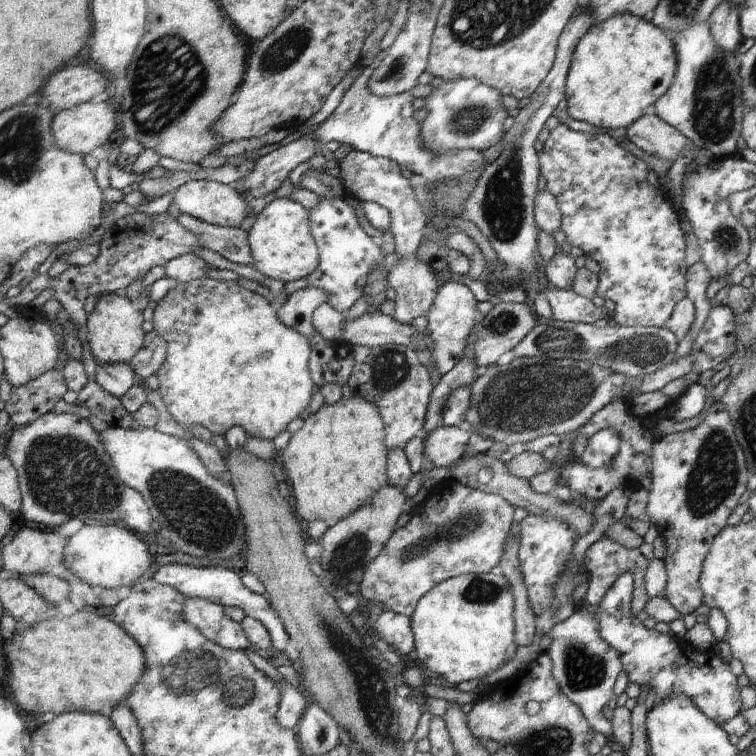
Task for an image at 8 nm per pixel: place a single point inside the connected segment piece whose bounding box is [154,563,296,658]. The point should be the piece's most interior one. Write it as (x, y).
(219, 584)

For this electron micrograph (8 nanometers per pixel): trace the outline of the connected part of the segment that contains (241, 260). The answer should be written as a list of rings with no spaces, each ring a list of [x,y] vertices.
[[[181,213],[178,219],[182,226],[200,238],[206,248],[220,253],[232,262],[255,268],[249,231],[216,226],[186,213]]]

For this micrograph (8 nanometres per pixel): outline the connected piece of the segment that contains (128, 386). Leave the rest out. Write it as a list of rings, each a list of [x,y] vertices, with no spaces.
[[[102,364],[98,369],[98,382],[104,390],[122,398],[136,386],[136,371],[130,364]]]

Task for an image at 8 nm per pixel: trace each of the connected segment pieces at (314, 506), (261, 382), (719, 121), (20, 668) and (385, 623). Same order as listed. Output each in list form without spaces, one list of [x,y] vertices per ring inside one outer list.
[[[354,393],[334,404],[324,404],[306,420],[306,426],[296,432],[283,451],[283,463],[295,489],[293,502],[301,520],[306,523],[325,520],[328,523],[344,520],[368,504],[380,490],[391,484],[389,448],[386,444],[386,424],[378,406]]]
[[[238,280],[178,281],[156,306],[153,324],[170,344],[168,360],[158,378],[163,400],[178,426],[193,432],[205,426],[214,435],[222,436],[234,426],[242,426],[252,436],[276,440],[308,410],[316,390],[311,370],[313,344],[305,334],[282,322],[274,302],[242,286]]]
[[[706,21],[688,23],[678,36],[670,36],[676,52],[676,74],[668,90],[652,106],[658,118],[689,138],[698,150],[706,148],[713,156],[732,156],[741,135],[747,109],[742,104],[742,78],[737,54],[720,50]]]
[[[96,609],[78,611],[61,620],[46,620],[30,628],[19,625],[12,640],[6,642],[6,660],[8,674],[5,680],[8,680],[15,701],[24,711],[34,714],[52,712],[62,715],[66,712],[86,711],[111,717],[114,708],[120,706],[120,702],[128,701],[128,696],[136,690],[136,686],[148,672],[148,658],[144,647],[106,612]]]
[[[379,610],[376,614],[376,626],[373,630],[381,638],[404,654],[416,650],[416,637],[412,630],[412,619],[394,610]]]

